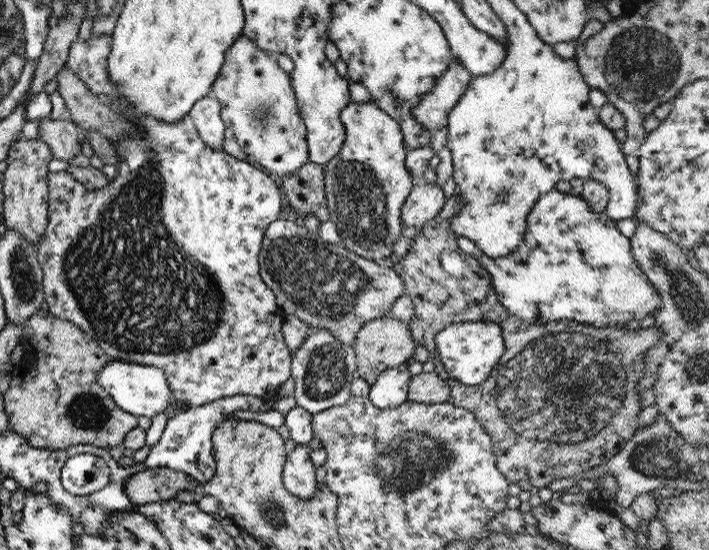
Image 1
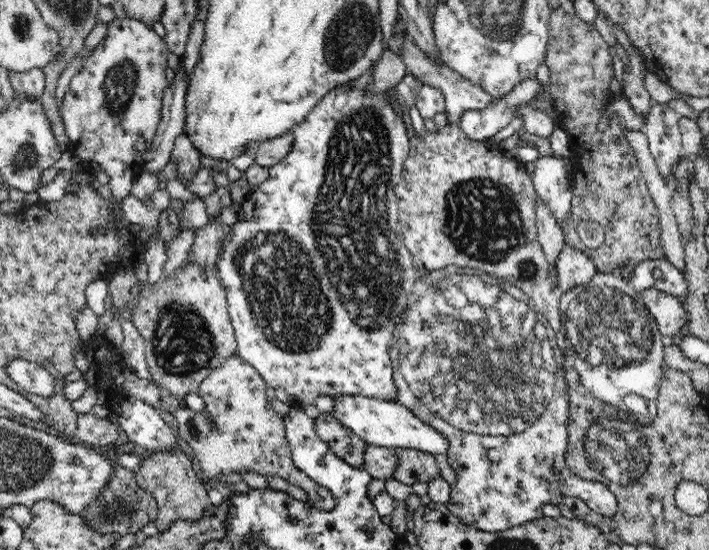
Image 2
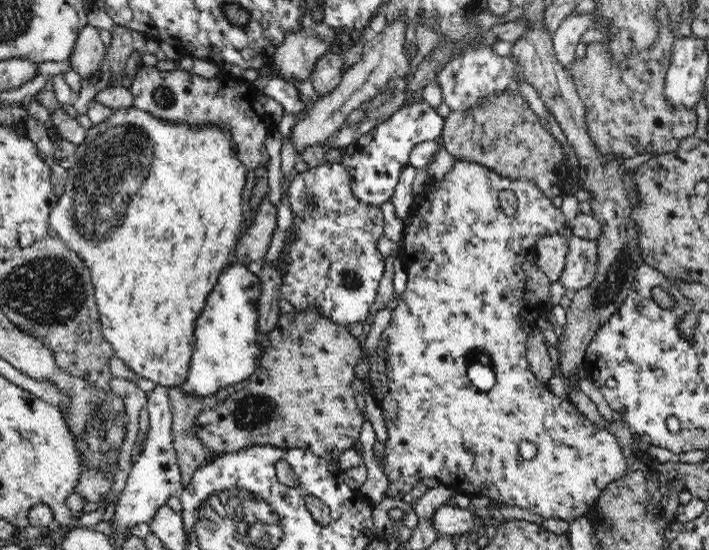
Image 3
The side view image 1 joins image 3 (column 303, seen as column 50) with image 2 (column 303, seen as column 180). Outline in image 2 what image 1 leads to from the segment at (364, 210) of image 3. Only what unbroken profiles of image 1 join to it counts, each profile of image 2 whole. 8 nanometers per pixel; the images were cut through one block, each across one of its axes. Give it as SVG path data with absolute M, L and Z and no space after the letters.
M346 83L334 87L325 94L316 107L309 112L306 119L292 131L292 151L275 166L268 169L268 179L250 193L254 200L254 214L250 220L237 221L226 236L216 266L216 277L222 281L226 293L230 320L236 339L236 352L240 359L252 365L258 375L265 380L268 388L280 388L302 406L314 403L316 396L341 397L344 395L362 395L383 401L396 401L397 389L393 382L393 365L391 358L392 344L396 328L402 321L408 295L418 281L417 267L412 254L405 246L401 236L399 209L397 208L396 186L401 182L403 164L408 159L410 142L402 120L394 108L388 104L382 93L364 95L364 91L350 89Z

